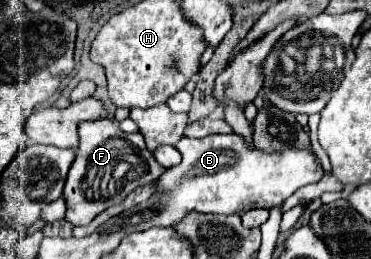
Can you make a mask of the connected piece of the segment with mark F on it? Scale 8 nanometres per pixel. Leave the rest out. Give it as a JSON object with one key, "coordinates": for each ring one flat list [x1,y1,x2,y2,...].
{"coordinates":[[102,117,96,121,80,123,80,145,76,159,68,171,64,199,66,199,66,221,72,225,88,225,96,215,108,207,122,203,128,193,136,187,156,181,166,169,156,163,154,155,146,149,140,133,124,133,118,121]]}

